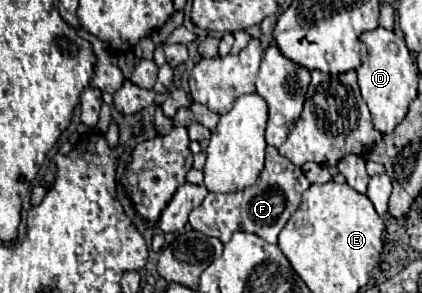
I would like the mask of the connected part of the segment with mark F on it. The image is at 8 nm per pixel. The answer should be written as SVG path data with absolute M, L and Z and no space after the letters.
M274 146L266 148L266 164L260 172L256 184L228 194L210 192L204 202L190 212L190 226L206 236L214 236L220 242L228 242L232 232L244 230L258 234L266 242L276 242L280 230L286 226L292 212L298 208L302 192L310 188L310 182L302 174L298 166L294 166L288 158L282 158Z

